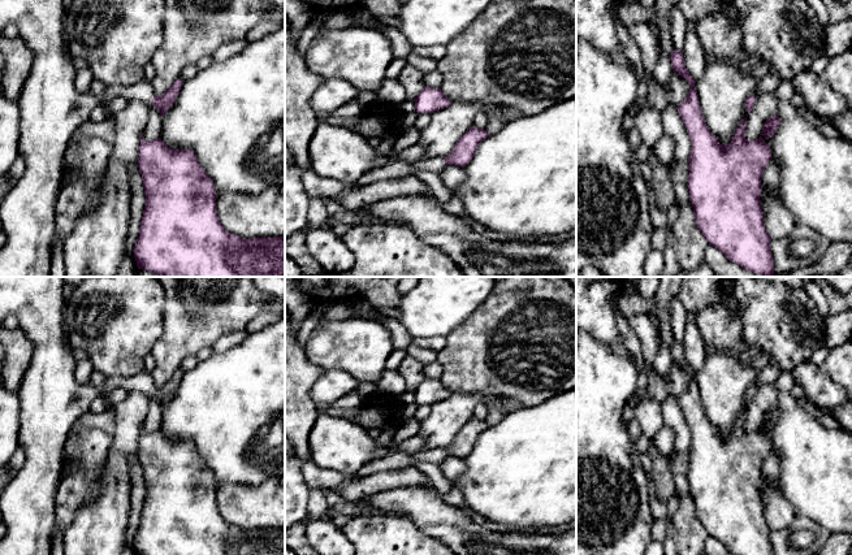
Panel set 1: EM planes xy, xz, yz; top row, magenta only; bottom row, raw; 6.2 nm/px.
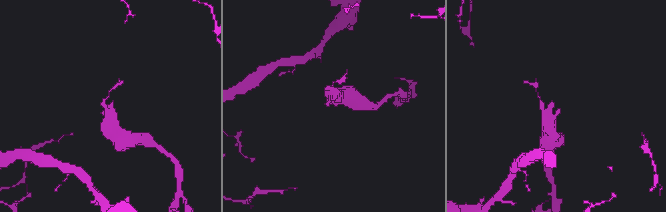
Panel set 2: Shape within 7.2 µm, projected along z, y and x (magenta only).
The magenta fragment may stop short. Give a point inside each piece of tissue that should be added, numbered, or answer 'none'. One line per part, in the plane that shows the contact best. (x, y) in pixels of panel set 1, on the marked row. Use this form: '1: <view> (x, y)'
1: xy (142, 91)

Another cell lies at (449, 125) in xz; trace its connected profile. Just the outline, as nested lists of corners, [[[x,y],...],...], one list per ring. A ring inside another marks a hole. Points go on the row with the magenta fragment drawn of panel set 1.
[[[451,101],[445,109],[433,112],[431,123],[420,131],[418,143],[425,147],[423,160],[450,156],[457,142],[473,126],[473,118],[479,112],[499,113],[506,122],[523,116],[518,110],[492,104]]]

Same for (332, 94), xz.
[[[325,79],[311,96],[311,107],[320,117],[351,100],[358,100],[364,109],[379,103],[377,94],[373,91],[360,91],[343,79]]]

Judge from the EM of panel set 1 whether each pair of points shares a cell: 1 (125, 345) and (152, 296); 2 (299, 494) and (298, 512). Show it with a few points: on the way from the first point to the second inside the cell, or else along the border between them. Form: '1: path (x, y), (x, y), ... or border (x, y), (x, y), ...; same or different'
1: path (125, 333), (125, 324), (141, 308); same
2: path (298, 498), (298, 508); same

